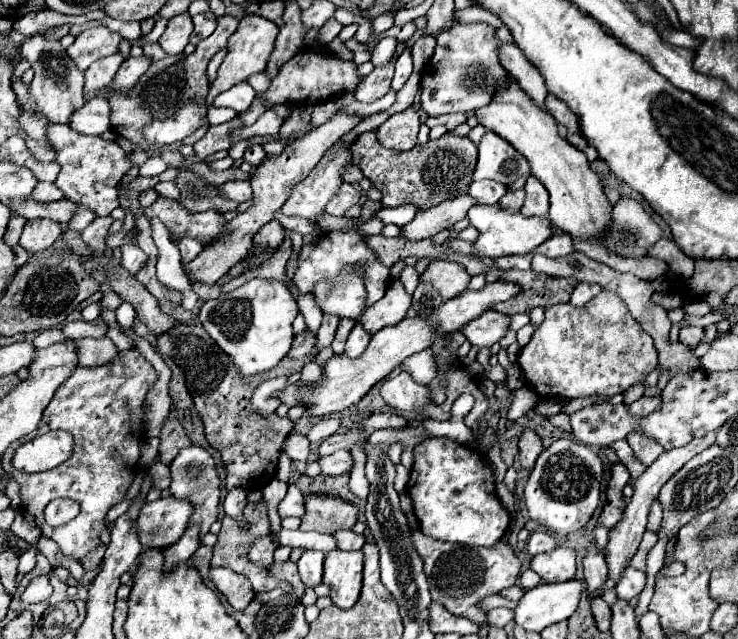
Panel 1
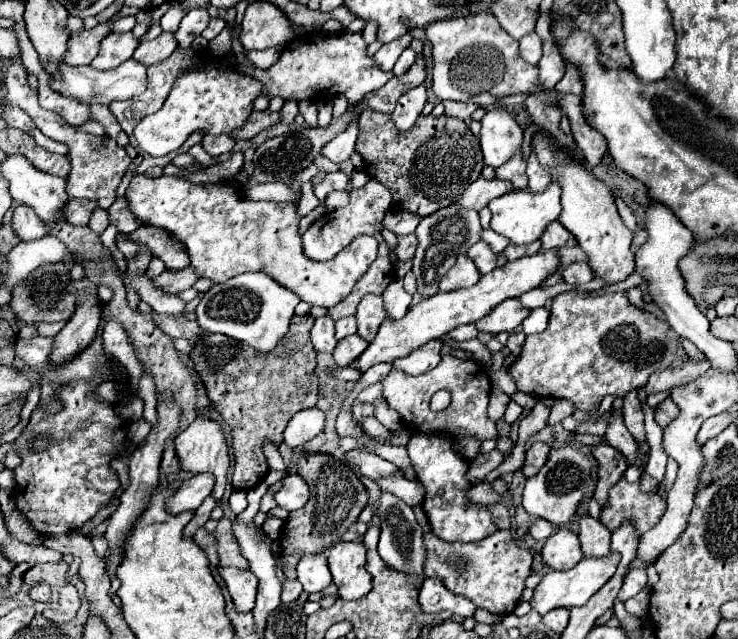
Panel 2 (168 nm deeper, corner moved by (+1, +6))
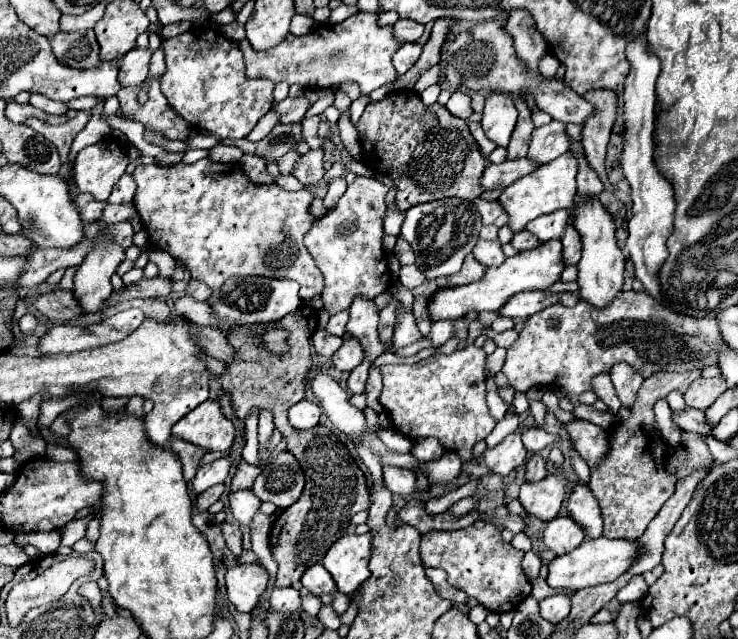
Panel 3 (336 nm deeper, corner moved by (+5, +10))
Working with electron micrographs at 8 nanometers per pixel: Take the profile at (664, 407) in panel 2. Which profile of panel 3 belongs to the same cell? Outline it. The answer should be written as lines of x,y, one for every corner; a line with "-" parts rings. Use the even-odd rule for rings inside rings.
687,408
685,412
675,414
673,420
675,420
675,424
677,424
681,430
695,432
695,434
699,434
699,436
711,436
713,426
707,422
707,416
705,416
703,410

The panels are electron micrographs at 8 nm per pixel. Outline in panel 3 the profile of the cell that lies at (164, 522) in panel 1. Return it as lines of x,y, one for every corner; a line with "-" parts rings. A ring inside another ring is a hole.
227,456
219,458
219,460
211,462
211,464
203,464
203,466
199,468
195,480
193,480
195,492
201,494
201,492
205,492
209,486
223,482
223,480
227,478
227,474
229,474
231,464
233,464
233,462
231,462
231,458
227,458

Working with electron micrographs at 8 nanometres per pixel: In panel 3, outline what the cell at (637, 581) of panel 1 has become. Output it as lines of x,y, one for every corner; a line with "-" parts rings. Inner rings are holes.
635,576
629,580
629,584
625,588
621,588
617,592
617,600
619,602
639,602
645,594
647,594
649,586
645,584
643,576

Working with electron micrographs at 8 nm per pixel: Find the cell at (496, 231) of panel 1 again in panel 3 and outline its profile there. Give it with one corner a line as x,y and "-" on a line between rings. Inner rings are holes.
565,152
561,158
551,160
549,164
537,168
537,172
531,172
529,176
523,176
521,180
513,182
505,192
501,194
499,202
503,204
505,212
509,214
509,226
513,232
521,232
525,224
541,214
551,214
559,208
573,208
575,206
575,192
577,192
577,156
573,152

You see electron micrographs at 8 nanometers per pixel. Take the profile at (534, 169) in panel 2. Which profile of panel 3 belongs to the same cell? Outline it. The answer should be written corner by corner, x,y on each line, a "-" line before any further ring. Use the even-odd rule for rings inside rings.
551,120
551,124
535,128
529,146
529,156
533,156
533,160
541,160
541,164
547,164
563,152
567,152
569,144
571,142
569,134
565,132
565,124

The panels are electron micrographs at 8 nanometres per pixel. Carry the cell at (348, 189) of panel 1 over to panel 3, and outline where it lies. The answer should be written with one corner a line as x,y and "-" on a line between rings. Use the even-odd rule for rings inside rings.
321,148
301,154
293,168
293,176
305,186
319,182
323,178
323,174
325,174
325,168
323,168
323,150

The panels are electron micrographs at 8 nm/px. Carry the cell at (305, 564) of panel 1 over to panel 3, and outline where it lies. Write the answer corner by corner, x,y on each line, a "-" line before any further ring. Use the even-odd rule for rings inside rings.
315,564
313,568
309,568
309,572
305,572
305,576
301,578
301,584
305,590
309,590
313,596
321,596
321,594
331,594
335,590
335,580
333,576
323,568
323,564

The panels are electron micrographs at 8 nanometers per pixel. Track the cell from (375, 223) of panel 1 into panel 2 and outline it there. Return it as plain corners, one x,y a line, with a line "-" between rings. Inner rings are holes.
397,208
397,210
389,210
383,218
383,226
389,228
393,234
411,234
415,232
417,224
419,224
421,216
415,216
411,212
405,212
403,208

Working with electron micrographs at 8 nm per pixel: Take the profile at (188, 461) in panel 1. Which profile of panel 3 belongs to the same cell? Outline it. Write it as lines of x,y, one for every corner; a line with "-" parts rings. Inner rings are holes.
205,400
189,416
183,416
175,426
177,438
201,444
211,452
227,452
235,438
235,424
221,412
219,400

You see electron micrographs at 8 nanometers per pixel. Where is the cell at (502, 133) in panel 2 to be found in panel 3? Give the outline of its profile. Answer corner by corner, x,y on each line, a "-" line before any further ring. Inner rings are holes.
505,92
487,94
481,120
485,136
493,140
497,146
507,146
515,122
517,122
517,108
513,104
513,98

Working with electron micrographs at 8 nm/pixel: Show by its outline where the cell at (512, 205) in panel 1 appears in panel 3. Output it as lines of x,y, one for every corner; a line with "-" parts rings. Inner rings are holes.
517,96
515,98
515,106
519,110
519,120
517,120
517,126
513,130
513,136
511,136
511,142
507,146
507,158
509,160
515,160
515,158
521,158
521,156
527,156
527,150
529,150
529,142
531,142
531,134
535,130
535,124
531,120
531,112
523,100
523,96

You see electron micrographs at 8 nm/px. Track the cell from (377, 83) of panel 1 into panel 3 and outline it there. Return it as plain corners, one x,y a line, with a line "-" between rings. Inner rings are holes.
399,20
395,26
395,36
401,42
417,42
423,34
423,26
415,20

